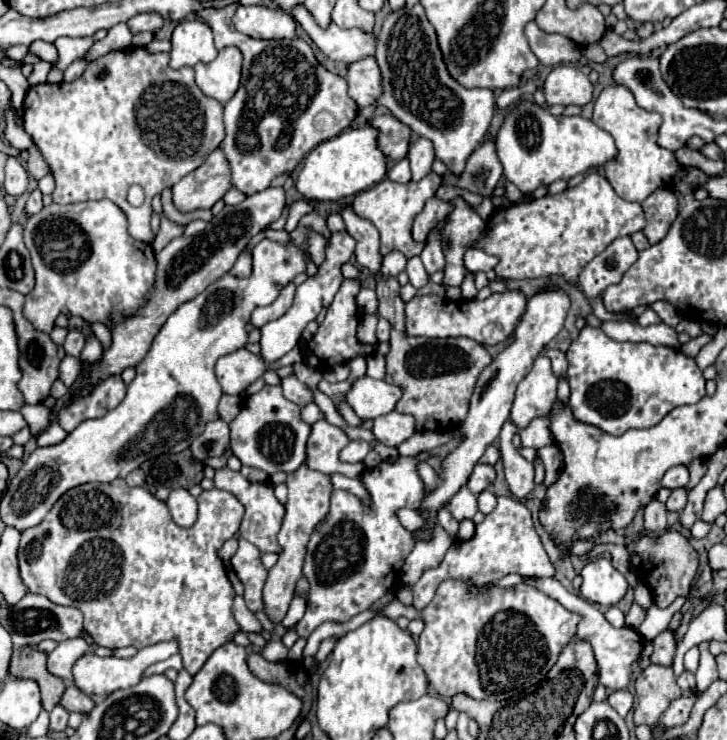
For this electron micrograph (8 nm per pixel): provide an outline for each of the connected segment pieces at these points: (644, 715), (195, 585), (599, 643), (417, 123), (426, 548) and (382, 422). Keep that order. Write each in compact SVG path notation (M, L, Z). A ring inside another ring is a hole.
M647 666L641 676L635 680L637 706L635 706L635 724L657 724L659 716L667 710L671 700L683 696L683 690L673 680L671 666Z
M113 480L109 484L83 484L83 486L77 486L69 492L65 492L57 502L55 506L51 508L51 512L43 518L41 524L33 526L33 528L27 528L23 534L21 534L21 544L19 544L19 572L21 572L21 580L23 584L29 588L29 592L33 594L43 594L47 596L51 602L55 604L63 604L63 606L77 606L83 616L85 616L85 630L93 636L95 644L97 646L107 646L107 648L121 648L121 646L135 646L135 648L145 648L145 646L151 646L151 644L157 644L157 642L169 642L169 640L177 640L179 644L179 654L183 656L183 668L195 676L203 664L207 662L207 658L223 644L231 642L233 636L241 630L239 624L235 622L233 618L233 612L231 612L231 606L233 606L233 598L235 598L235 590L227 578L227 570L225 570L225 564L223 560L217 556L219 548L225 544L225 540L233 538L237 532L239 532L239 526L241 526L241 518L243 518L243 512L245 508L241 506L241 502L225 492L225 490L203 490L201 496L197 498L197 504L199 504L199 518L193 526L189 528L183 528L183 526L177 526L169 514L169 508L165 506L165 502L157 500L149 490L145 488L129 488L125 484L125 480Z
M523 576L523 582L529 584L529 586L533 586L533 588L537 588L537 590L541 590L541 592L545 592L547 596L555 598L555 600L561 602L567 610L583 616L583 620L581 620L581 624L579 624L579 628L577 628L577 638L579 638L579 640L587 640L587 642L593 646L595 660L597 660L599 684L603 684L603 686L609 688L609 690L623 690L623 688L627 688L627 686L629 686L629 668L631 668L633 660L635 660L635 658L641 654L641 650L643 650L643 638L641 638L641 634L639 634L637 630L633 630L633 628L627 628L627 626L623 626L623 628L613 628L613 626L605 620L605 616L603 616L603 612L601 612L599 608L595 608L595 606L589 604L587 600L583 600L583 598L567 592L567 590L563 588L563 584L561 584L559 580L555 580L555 578Z
M415 4L413 8L401 8L393 10L377 36L377 52L375 60L381 68L381 78L383 78L383 94L379 96L377 104L385 106L391 110L393 116L397 116L401 122L405 122L415 134L429 138L435 146L435 156L445 162L449 172L461 174L465 168L465 158L477 148L477 144L485 138L487 128L493 118L493 106L495 106L495 96L493 90L489 88L465 88L461 86L447 70L443 52L437 42L437 32L427 20L425 8L421 4Z
M435 526L433 530L433 538L429 542L417 542L415 548L405 559L401 570L401 580L405 586L413 588L415 582L421 578L421 574L429 568L437 568L447 552L447 548L453 544L453 540L449 538L449 534Z
M389 412L381 418L375 418L373 434L385 446L399 446L415 434L415 418L411 414Z

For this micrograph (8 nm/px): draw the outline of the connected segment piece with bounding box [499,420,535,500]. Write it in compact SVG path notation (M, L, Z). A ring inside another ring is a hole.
M511 420L505 422L499 434L499 450L501 460L505 464L505 480L509 484L509 490L517 500L521 500L535 488L535 482L533 482L533 464L527 462L511 444L517 430L519 428Z

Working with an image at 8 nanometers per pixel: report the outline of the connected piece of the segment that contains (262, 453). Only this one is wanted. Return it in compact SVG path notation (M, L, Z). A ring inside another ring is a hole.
M263 386L261 392L253 394L253 408L249 400L243 402L241 414L231 424L231 452L243 462L243 466L253 466L275 474L279 470L293 472L305 462L305 442L311 426L299 418L299 406L283 398L279 386Z

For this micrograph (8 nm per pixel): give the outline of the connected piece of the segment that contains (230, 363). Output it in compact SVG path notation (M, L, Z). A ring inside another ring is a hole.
M239 348L223 356L215 366L217 378L225 394L241 394L251 382L261 378L265 370L265 360L259 354L249 352L247 348Z

